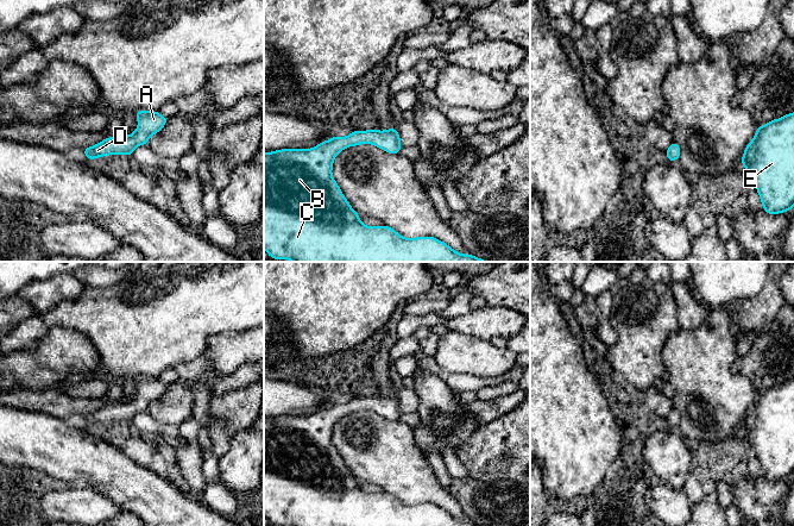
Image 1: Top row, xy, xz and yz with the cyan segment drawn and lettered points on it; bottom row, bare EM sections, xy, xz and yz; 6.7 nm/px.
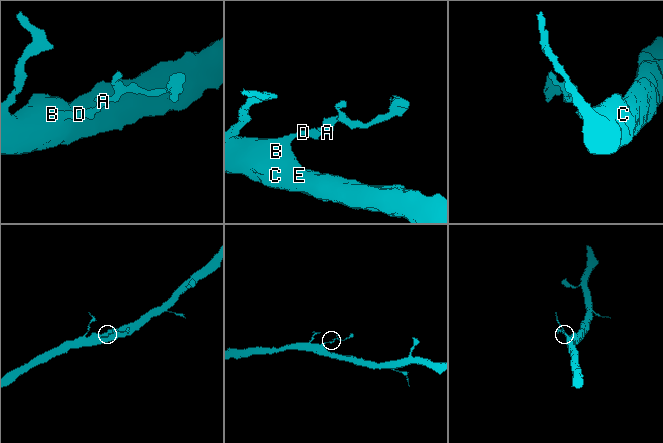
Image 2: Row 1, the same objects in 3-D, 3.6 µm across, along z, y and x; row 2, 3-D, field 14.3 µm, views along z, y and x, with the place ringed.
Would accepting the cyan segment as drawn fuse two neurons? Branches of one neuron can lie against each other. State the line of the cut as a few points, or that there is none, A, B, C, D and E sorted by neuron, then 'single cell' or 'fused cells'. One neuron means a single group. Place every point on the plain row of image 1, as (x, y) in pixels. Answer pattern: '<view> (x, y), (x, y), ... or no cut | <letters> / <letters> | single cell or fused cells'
no cut | A B C D E | single cell

